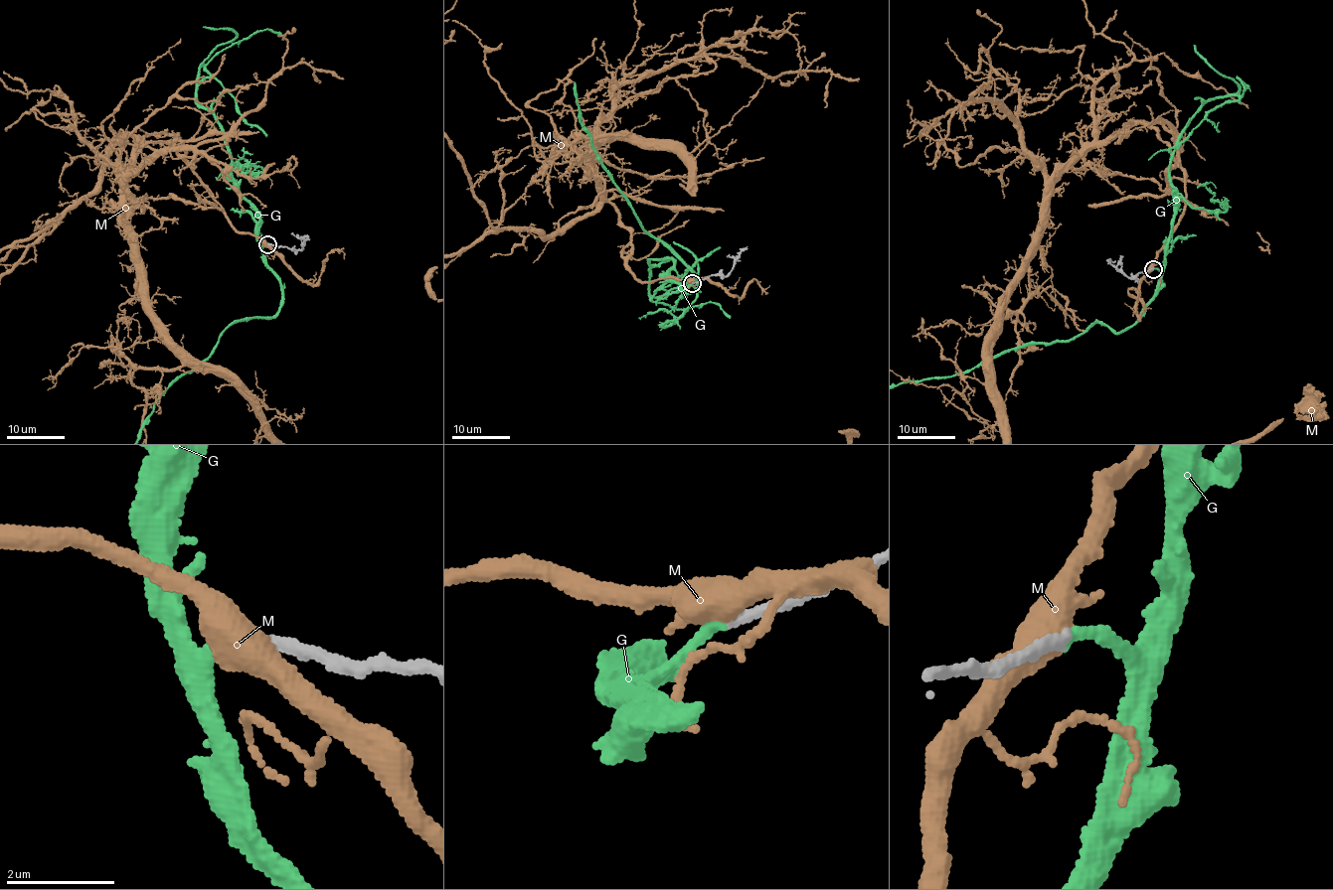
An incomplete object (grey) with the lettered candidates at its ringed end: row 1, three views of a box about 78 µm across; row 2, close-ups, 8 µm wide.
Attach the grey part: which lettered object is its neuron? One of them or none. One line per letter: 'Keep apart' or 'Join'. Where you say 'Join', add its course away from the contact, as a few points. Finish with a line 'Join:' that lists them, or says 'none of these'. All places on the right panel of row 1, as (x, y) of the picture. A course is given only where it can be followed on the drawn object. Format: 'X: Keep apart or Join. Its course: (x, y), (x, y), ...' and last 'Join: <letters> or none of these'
G: Join
M: Keep apart
Join: G

